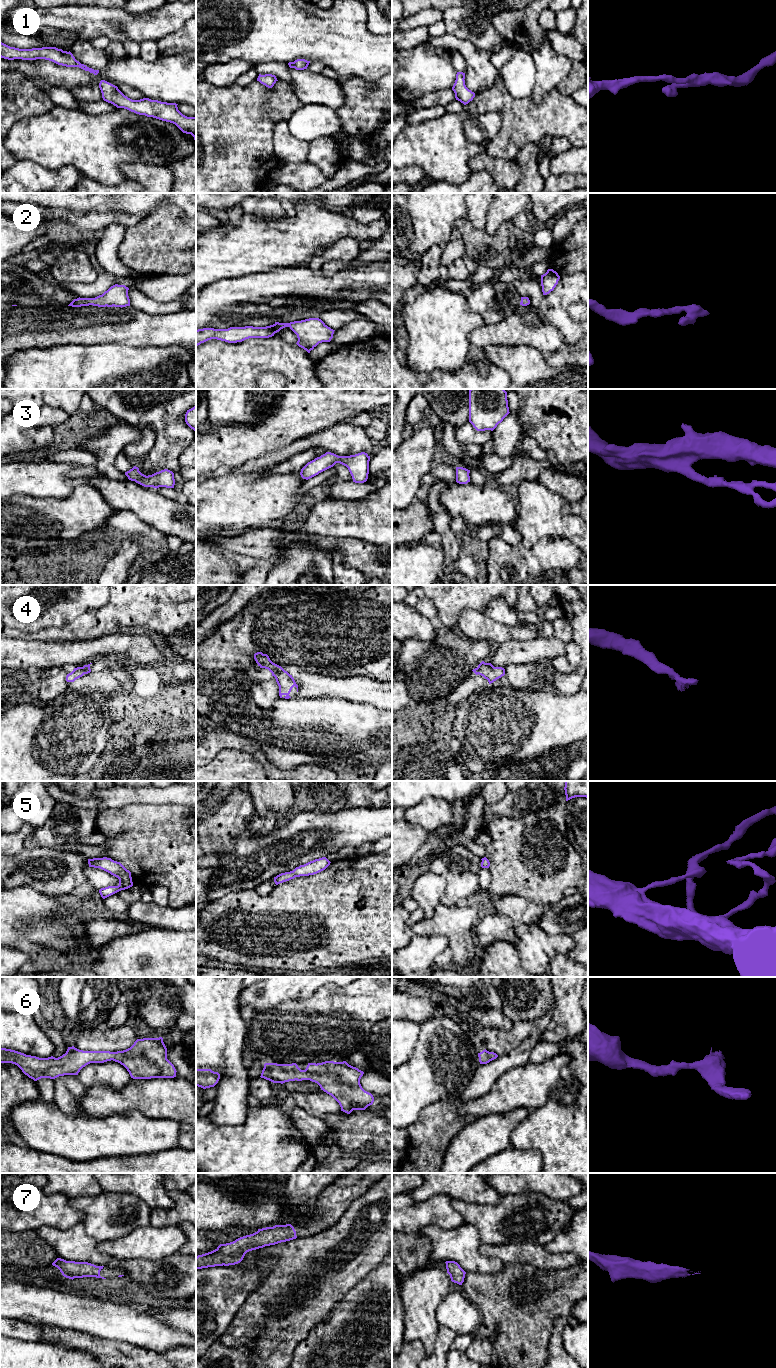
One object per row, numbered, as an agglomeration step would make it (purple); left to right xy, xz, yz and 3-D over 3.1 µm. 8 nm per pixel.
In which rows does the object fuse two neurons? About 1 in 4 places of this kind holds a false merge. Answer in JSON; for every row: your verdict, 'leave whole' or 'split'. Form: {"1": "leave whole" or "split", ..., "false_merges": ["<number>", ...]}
{"1": "leave whole", "2": "leave whole", "3": "leave whole", "4": "leave whole", "5": "leave whole", "6": "leave whole", "7": "leave whole", "false_merges": []}

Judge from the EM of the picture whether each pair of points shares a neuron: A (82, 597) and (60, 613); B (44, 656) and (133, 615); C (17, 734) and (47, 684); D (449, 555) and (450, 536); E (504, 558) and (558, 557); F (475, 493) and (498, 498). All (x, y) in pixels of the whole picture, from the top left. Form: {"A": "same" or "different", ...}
{"A": "same", "B": "different", "C": "different", "D": "same", "E": "same", "F": "same"}

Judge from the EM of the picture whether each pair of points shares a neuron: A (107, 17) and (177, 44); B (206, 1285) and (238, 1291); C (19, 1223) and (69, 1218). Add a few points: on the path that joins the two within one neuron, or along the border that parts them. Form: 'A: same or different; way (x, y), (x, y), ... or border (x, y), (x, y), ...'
A: different; border (182, 25), (157, 41)
B: same; way (214, 1291), (230, 1291)
C: same; way (31, 1220), (37, 1218), (57, 1218)

